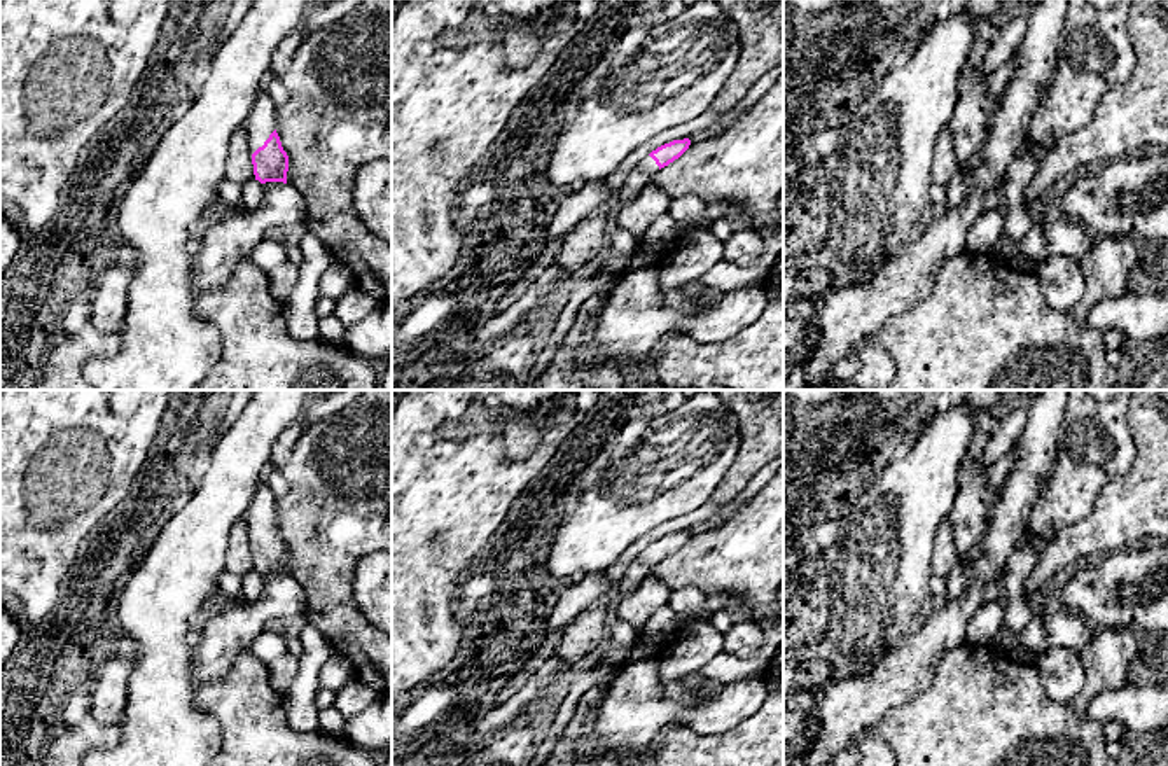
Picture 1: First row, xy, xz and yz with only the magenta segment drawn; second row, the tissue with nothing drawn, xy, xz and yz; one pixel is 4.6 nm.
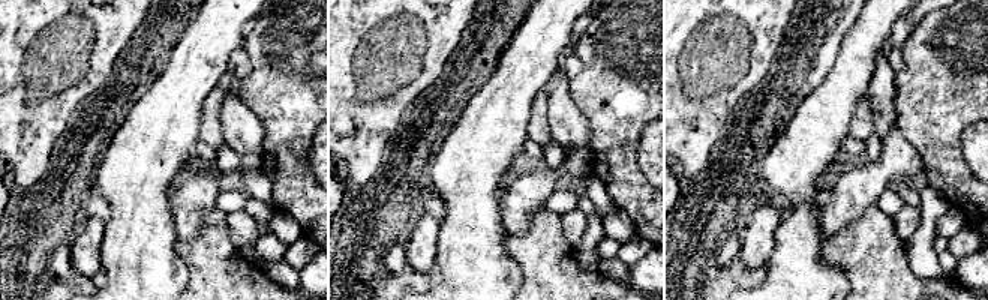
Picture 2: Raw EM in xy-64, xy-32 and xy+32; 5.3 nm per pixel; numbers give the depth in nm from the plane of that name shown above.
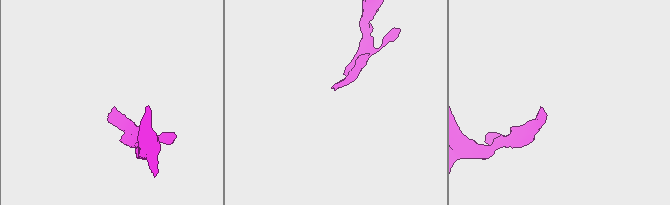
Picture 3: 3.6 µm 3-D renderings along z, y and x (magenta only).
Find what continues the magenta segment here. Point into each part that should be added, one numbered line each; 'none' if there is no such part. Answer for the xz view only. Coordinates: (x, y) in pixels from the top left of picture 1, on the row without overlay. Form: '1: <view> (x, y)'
1: xz (642, 567)

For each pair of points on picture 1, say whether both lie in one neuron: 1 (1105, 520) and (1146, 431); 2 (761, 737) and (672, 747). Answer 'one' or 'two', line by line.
1: one
2: one

